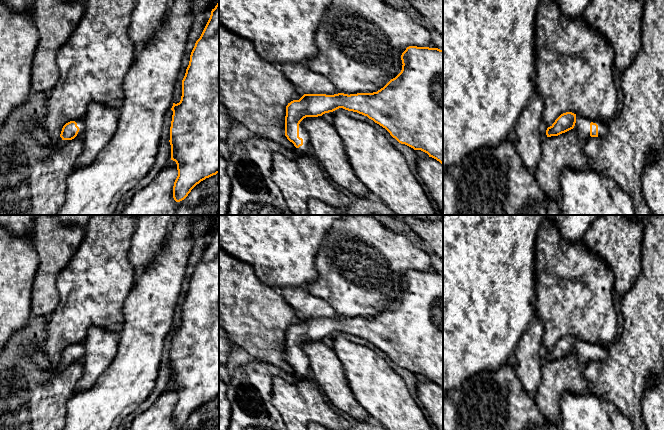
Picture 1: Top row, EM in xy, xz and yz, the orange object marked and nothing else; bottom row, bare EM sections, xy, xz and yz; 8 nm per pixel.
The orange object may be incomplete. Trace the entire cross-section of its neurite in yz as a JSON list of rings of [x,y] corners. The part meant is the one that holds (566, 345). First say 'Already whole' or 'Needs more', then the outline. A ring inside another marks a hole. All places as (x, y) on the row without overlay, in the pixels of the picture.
Needs more. [[[566,336],[561,338],[555,346],[547,352],[547,361],[558,360],[565,357],[571,353],[575,353],[578,357],[578,361],[582,364],[588,364],[591,361],[603,362],[607,359],[609,354],[609,349],[594,345],[572,336]]]

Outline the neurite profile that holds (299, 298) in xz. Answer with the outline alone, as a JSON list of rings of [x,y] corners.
[[[283,287],[278,291],[287,304],[294,310],[300,311],[305,318],[339,317],[328,302],[313,296],[305,287]]]

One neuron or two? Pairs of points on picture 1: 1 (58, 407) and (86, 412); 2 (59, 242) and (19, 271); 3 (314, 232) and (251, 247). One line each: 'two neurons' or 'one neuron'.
1: two neurons
2: two neurons
3: one neuron

